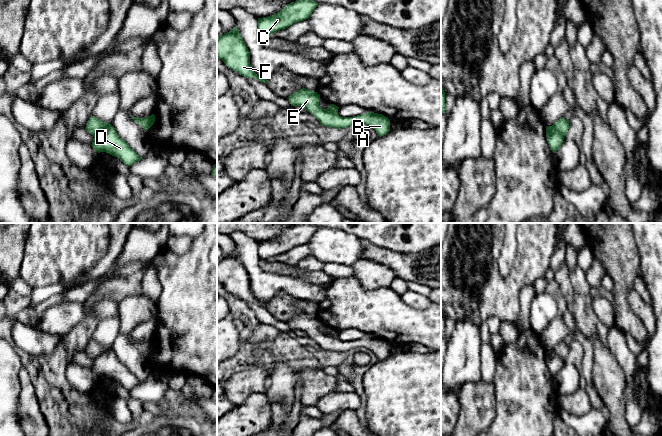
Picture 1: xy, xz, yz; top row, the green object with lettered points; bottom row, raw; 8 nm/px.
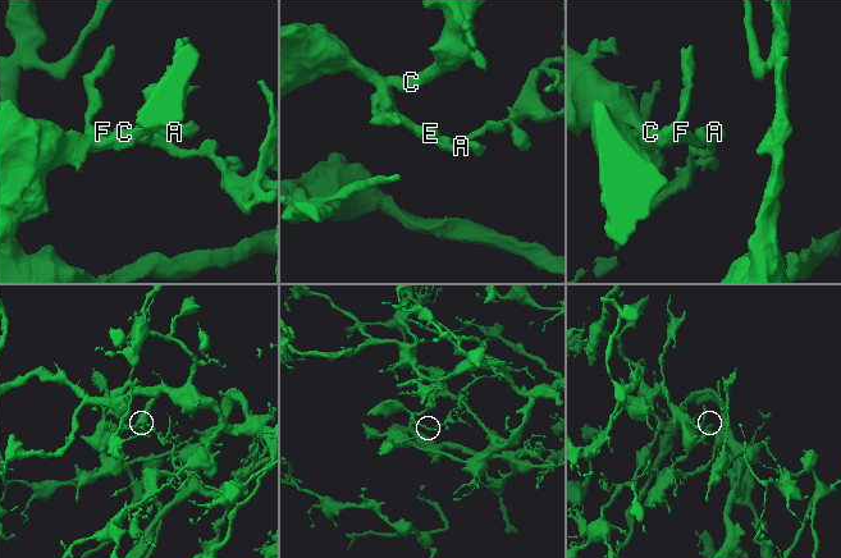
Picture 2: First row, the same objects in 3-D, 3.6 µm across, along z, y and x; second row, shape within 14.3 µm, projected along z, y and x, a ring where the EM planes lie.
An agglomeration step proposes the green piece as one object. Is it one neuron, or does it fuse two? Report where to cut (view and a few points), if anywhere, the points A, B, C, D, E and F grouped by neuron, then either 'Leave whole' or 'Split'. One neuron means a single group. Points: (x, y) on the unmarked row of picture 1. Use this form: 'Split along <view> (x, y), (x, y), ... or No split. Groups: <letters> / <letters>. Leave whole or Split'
Split along xy (110, 348), (93, 359). Groups: A B C E F / D. Split

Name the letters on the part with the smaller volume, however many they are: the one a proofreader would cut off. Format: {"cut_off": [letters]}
{"cut_off": ["D"]}

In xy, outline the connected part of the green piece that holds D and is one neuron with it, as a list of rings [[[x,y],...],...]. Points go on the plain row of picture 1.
[[[112,349],[94,359],[91,370],[98,377],[106,376],[119,382],[127,390],[131,390],[142,383],[118,360]]]

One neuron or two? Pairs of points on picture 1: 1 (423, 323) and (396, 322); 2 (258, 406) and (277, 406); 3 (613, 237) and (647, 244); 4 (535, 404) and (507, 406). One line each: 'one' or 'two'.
1: one
2: two
3: two
4: one

